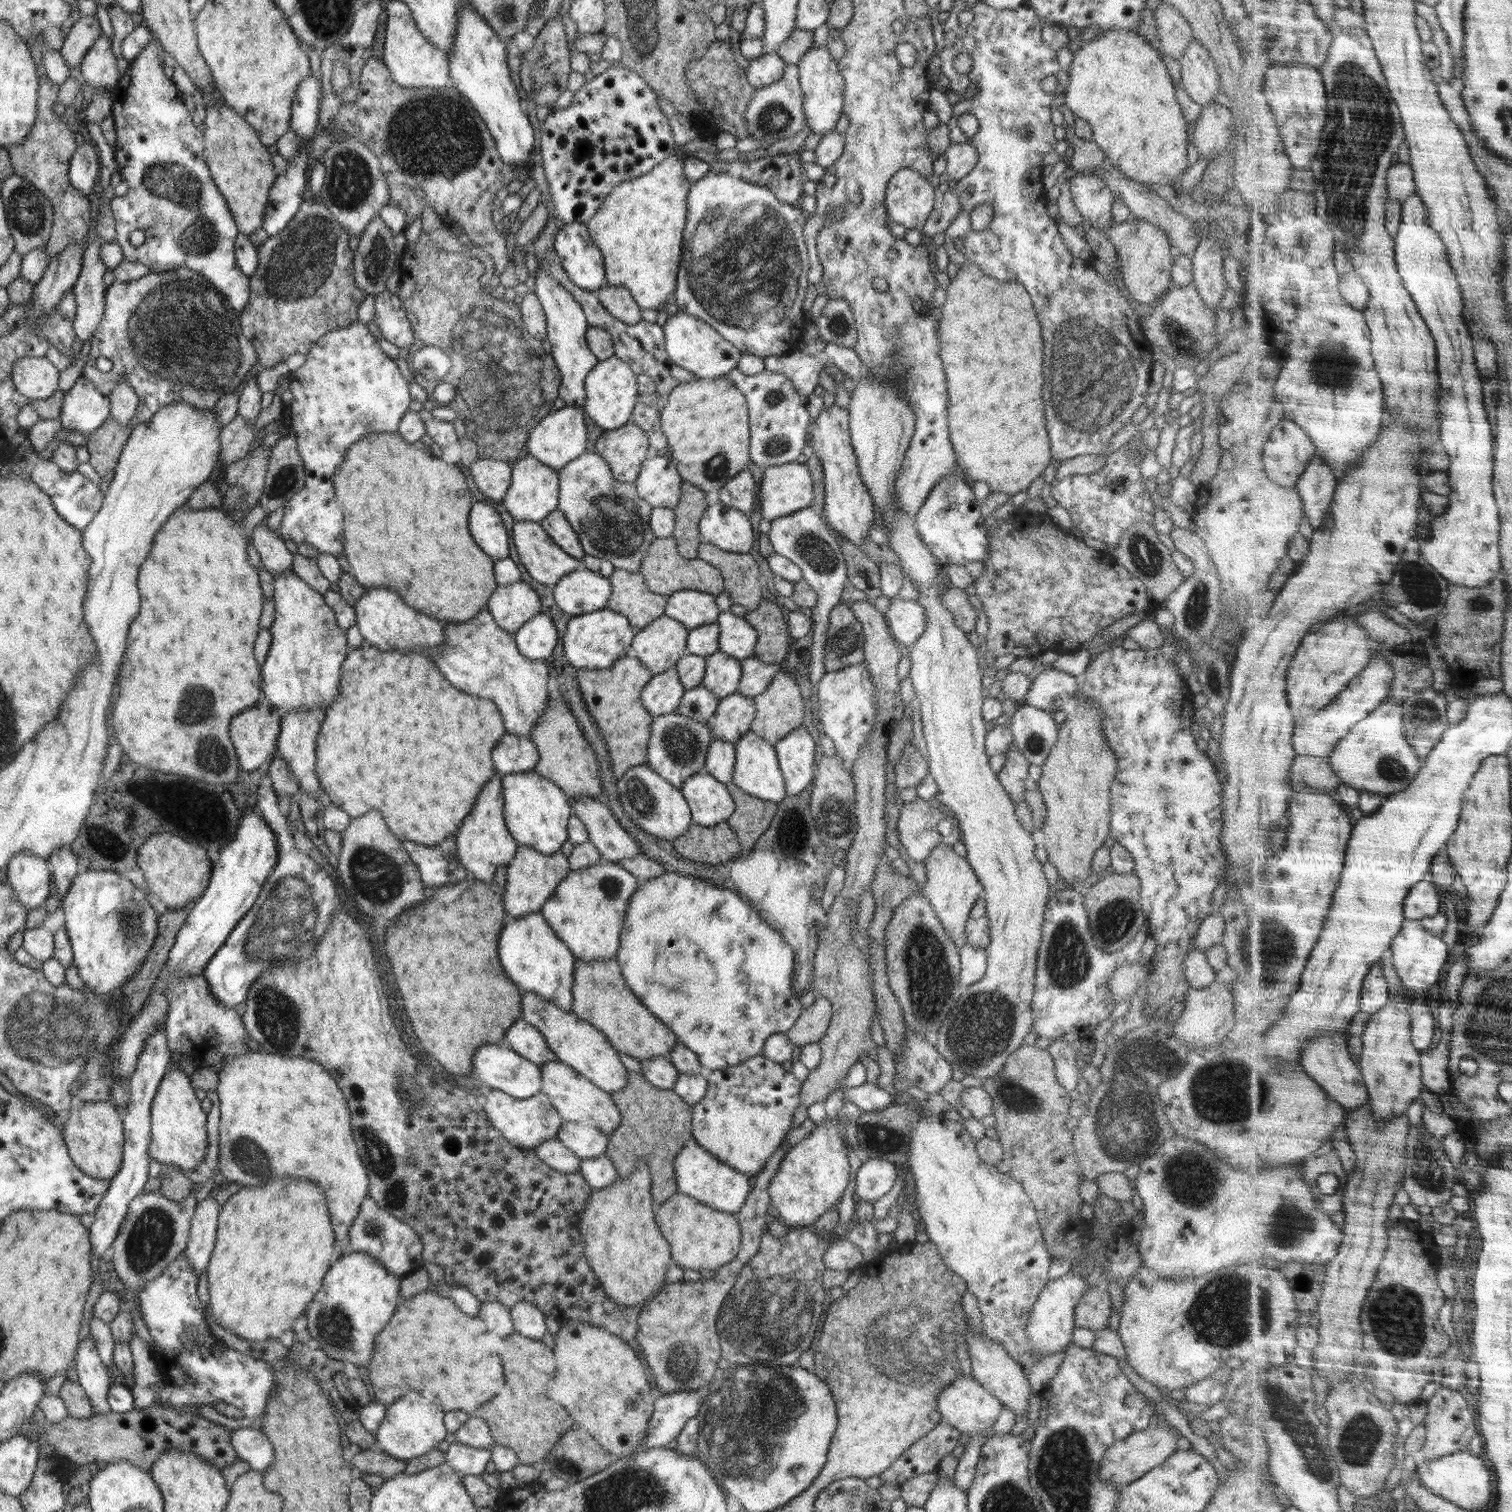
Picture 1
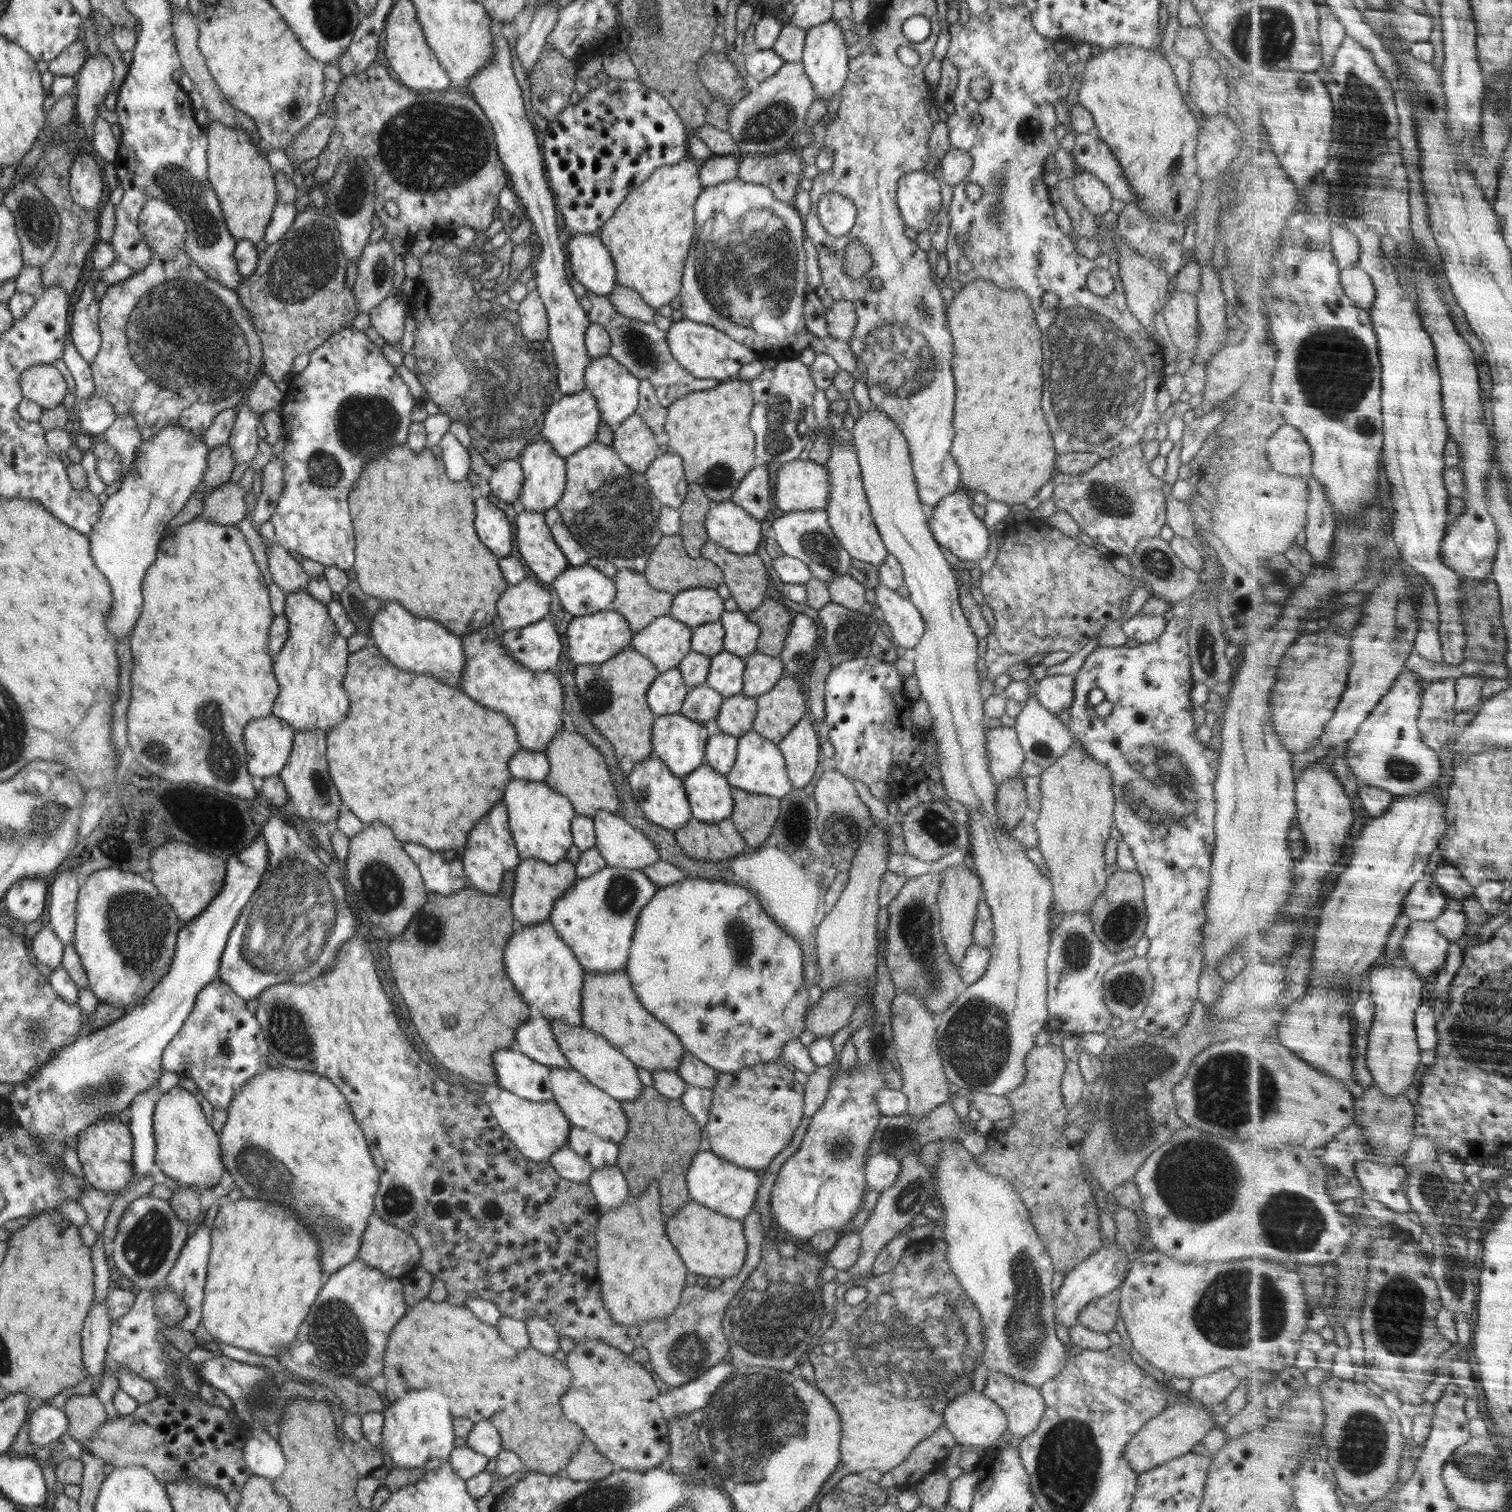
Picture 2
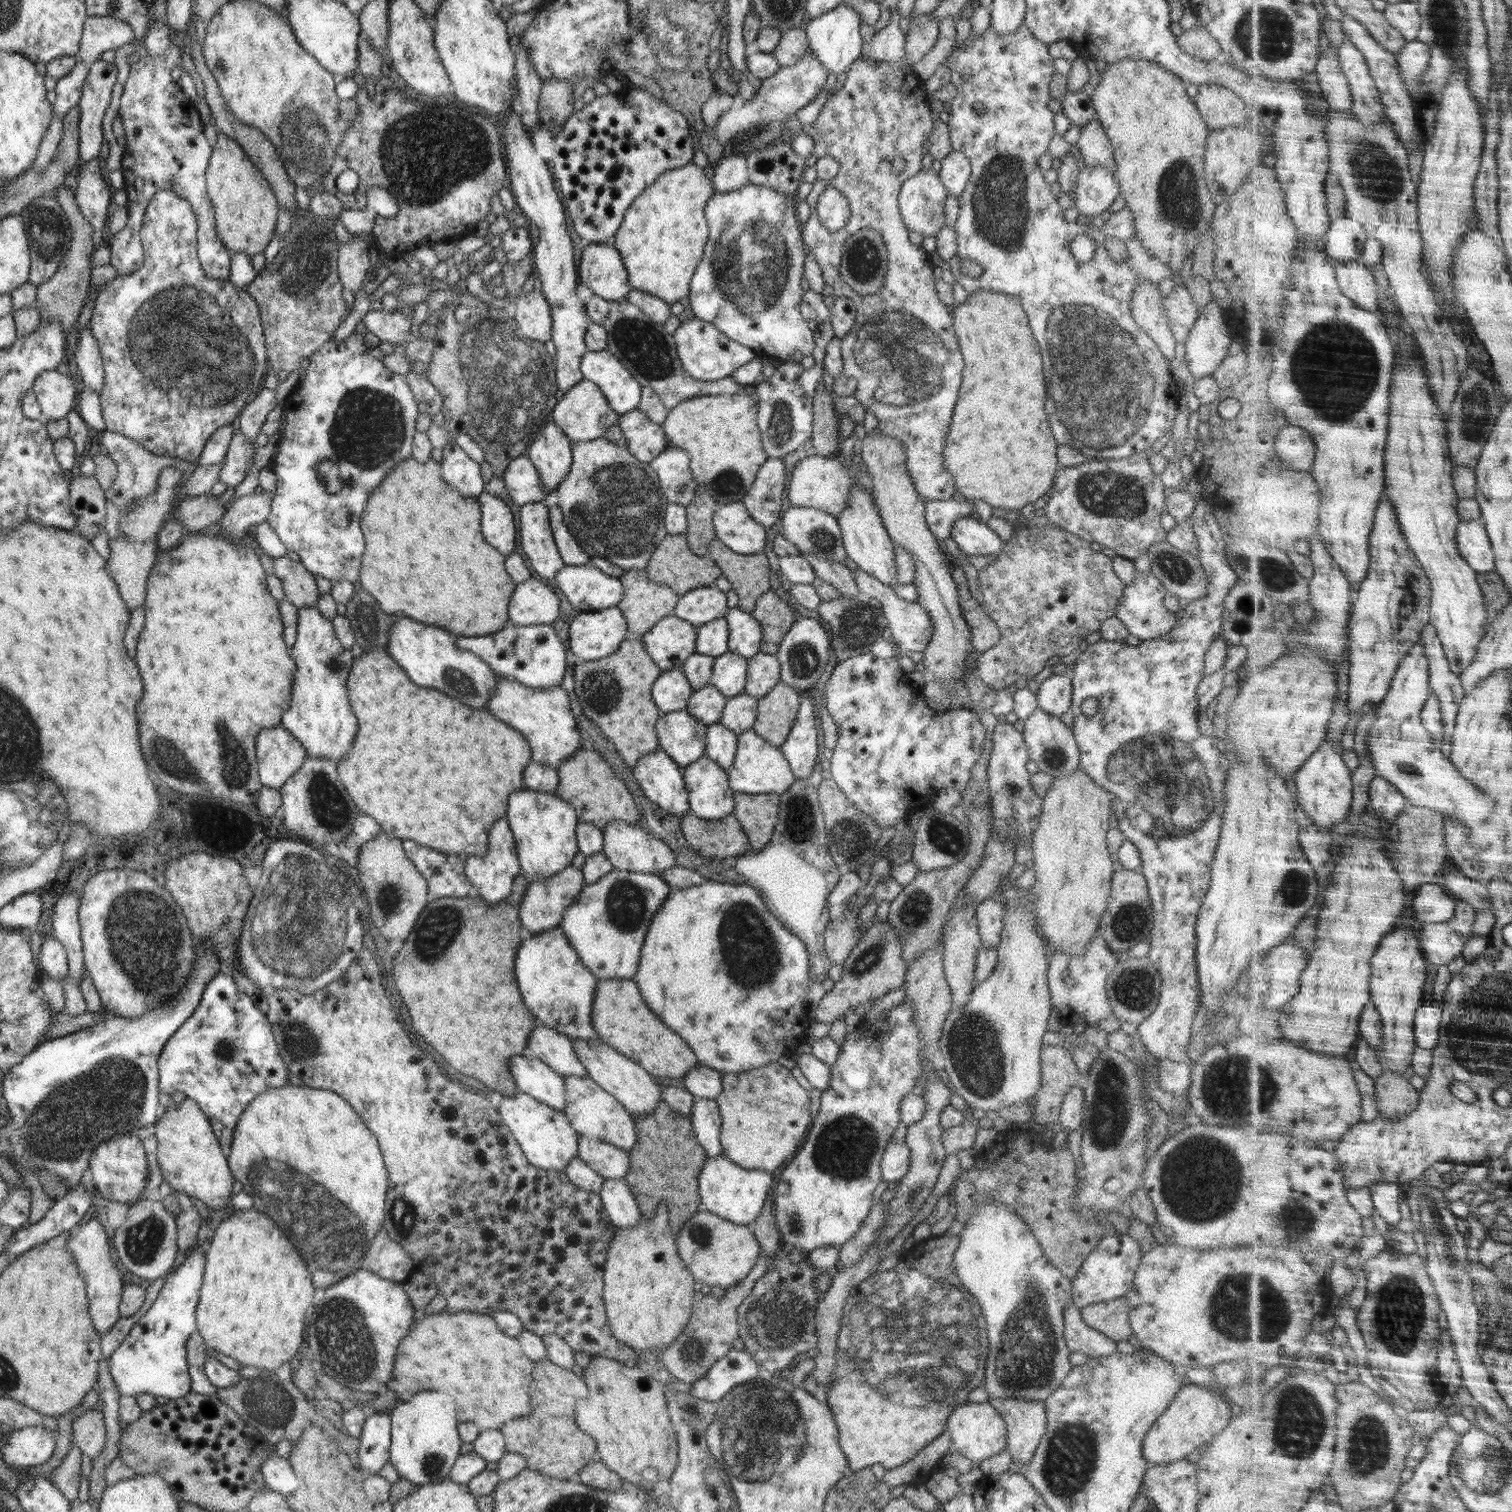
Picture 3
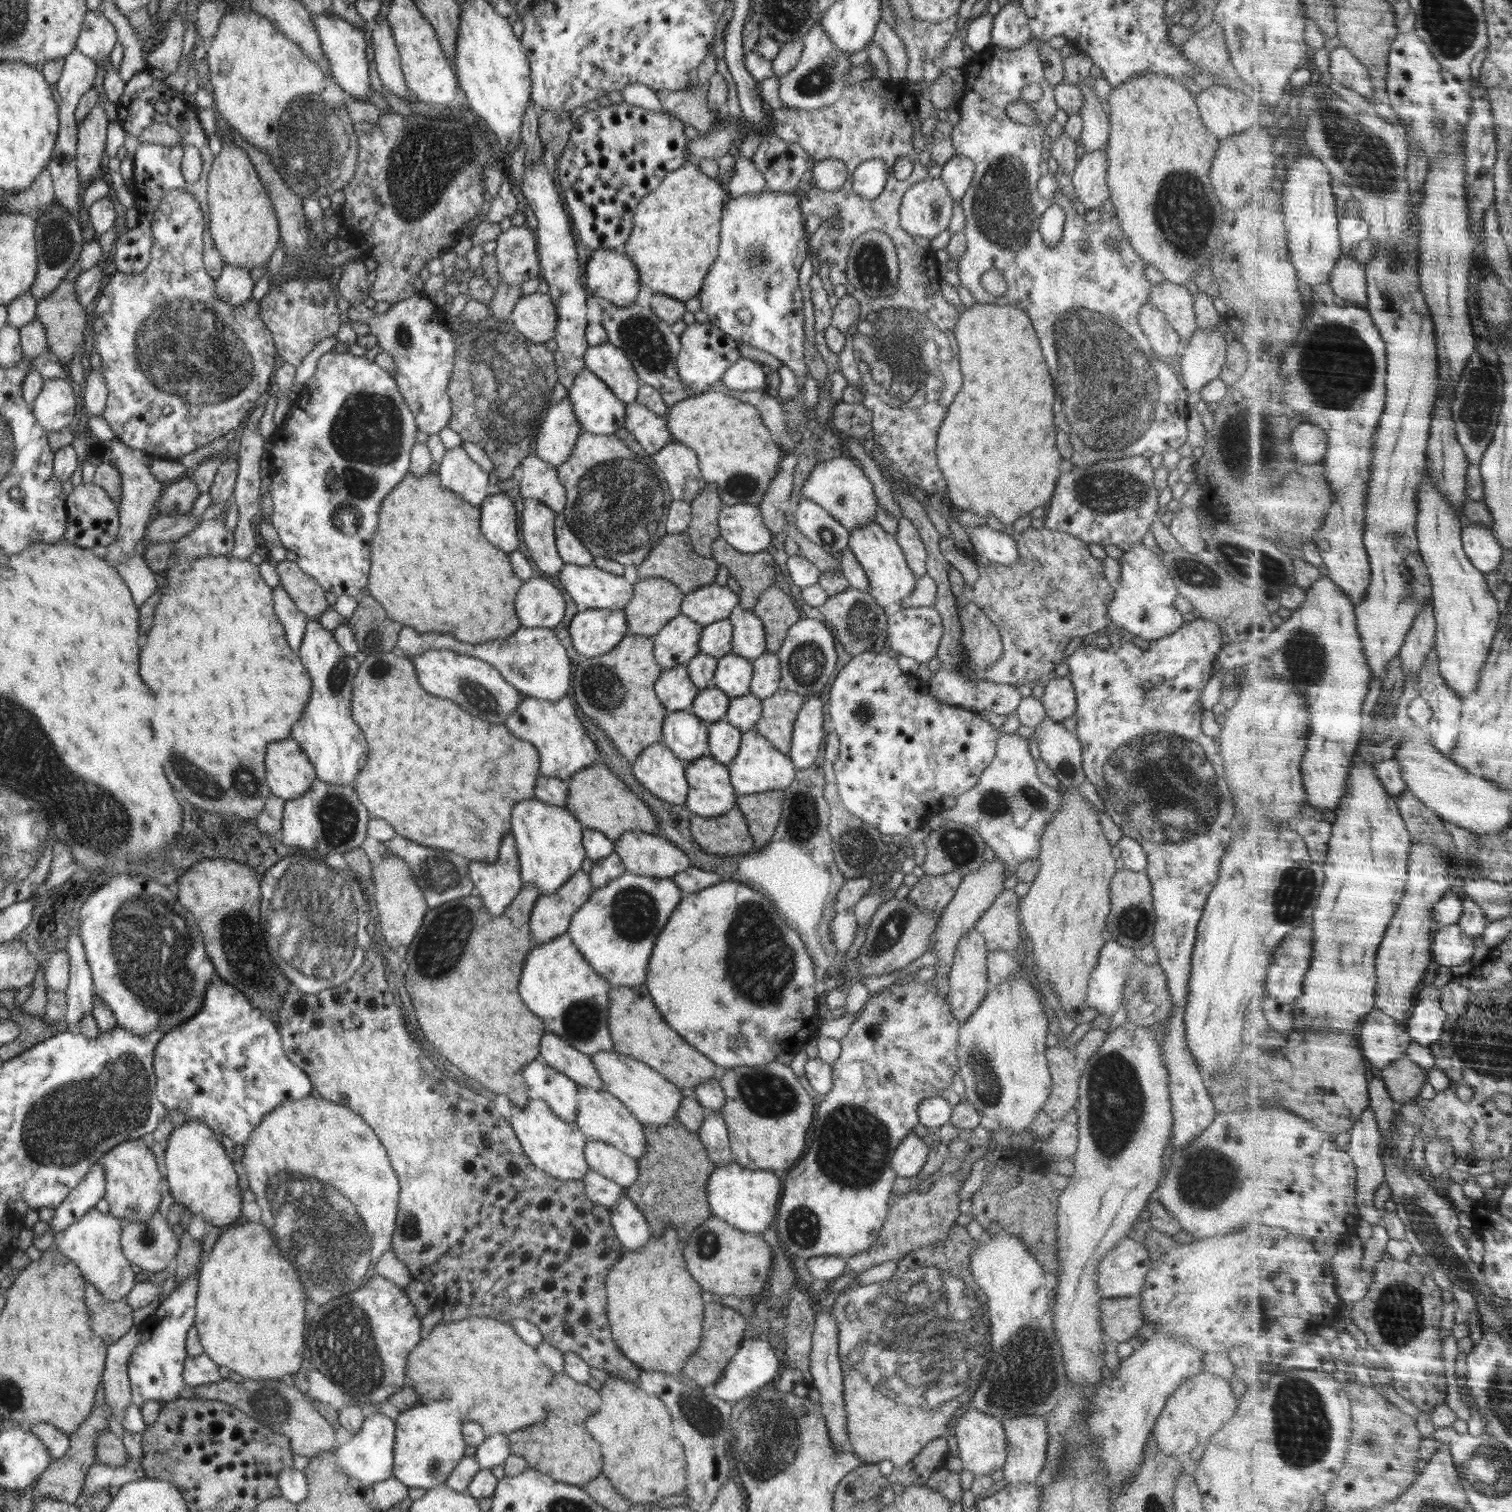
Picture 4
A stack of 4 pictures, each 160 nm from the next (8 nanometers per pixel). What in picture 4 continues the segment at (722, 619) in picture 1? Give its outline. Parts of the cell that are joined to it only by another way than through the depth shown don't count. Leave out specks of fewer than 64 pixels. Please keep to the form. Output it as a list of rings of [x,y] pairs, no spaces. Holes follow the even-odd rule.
[[[738,604],[732,609],[728,619],[733,626],[732,653],[752,661],[767,651],[763,622],[753,611]]]

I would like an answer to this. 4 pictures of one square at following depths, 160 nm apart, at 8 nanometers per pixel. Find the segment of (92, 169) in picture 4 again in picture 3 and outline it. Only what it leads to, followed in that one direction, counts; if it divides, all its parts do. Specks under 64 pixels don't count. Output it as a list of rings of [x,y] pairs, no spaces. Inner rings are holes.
[[[100,59],[90,63],[90,74],[82,87],[77,106],[80,109],[79,120],[79,160],[86,164],[99,157],[104,137],[102,121],[111,103],[111,94],[117,81],[118,68],[110,62]]]

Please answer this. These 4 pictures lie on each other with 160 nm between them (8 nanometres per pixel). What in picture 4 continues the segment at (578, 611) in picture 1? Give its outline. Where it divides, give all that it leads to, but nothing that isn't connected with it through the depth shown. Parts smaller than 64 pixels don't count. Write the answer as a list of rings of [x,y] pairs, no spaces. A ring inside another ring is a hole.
[[[568,564],[562,567],[558,580],[570,598],[581,609],[623,609],[633,595],[633,584],[623,575],[598,568]]]

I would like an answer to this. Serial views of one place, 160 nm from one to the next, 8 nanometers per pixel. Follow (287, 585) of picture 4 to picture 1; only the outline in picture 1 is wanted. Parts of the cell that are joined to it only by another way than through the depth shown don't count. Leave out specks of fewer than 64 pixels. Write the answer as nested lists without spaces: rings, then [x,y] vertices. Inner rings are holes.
[[[257,524],[252,532],[252,544],[260,555],[263,567],[272,575],[291,571],[293,554],[280,536],[272,534],[267,526]]]

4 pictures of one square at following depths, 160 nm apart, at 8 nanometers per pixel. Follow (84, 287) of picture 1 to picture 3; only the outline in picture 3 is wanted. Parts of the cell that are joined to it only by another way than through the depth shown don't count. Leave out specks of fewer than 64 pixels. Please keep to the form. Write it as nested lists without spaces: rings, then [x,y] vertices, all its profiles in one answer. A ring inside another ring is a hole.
[[[89,325],[79,332],[74,362],[80,370],[83,382],[100,394],[104,384],[104,369],[99,346]]]

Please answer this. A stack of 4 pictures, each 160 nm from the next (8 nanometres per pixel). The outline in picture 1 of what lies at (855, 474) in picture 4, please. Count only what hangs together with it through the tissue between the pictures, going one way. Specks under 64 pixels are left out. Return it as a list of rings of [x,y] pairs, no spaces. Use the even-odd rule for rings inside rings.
[[[792,462],[764,468],[764,476],[762,476],[762,481],[759,483],[757,500],[759,500],[762,520],[765,525],[791,512],[810,507],[813,498],[812,475],[810,475],[806,464]]]

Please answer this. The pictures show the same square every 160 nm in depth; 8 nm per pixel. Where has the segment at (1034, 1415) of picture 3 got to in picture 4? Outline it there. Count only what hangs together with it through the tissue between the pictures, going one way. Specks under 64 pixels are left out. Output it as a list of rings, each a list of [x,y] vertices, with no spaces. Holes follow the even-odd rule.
[[[1012,1416],[1012,1418],[1002,1418],[1005,1436],[1008,1441],[1006,1449],[1006,1460],[1003,1466],[1004,1481],[1013,1485],[1027,1485],[1034,1483],[1038,1478],[1047,1459],[1047,1444],[1049,1437],[1047,1434],[1047,1424],[1044,1418],[1038,1416]]]

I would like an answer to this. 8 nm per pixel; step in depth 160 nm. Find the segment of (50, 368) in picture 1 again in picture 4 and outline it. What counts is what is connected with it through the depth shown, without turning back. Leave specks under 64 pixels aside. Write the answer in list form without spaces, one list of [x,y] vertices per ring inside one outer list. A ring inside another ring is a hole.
[[[44,377],[40,395],[31,410],[47,433],[68,428],[76,414],[76,396],[72,386],[65,379]]]

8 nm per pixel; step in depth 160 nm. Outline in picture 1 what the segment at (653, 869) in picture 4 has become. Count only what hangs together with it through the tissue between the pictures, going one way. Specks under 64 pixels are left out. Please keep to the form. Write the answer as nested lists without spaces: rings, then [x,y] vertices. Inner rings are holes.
[[[583,796],[570,799],[570,803],[603,861],[615,863],[641,853],[638,843],[620,826],[604,800]]]

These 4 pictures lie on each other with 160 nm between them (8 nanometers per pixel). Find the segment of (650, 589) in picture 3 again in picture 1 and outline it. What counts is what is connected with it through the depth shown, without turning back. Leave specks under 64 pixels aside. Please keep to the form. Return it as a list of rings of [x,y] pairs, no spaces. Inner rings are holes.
[[[614,569],[608,579],[612,592],[606,607],[623,614],[635,630],[641,631],[665,614],[669,595],[652,592],[639,572]]]

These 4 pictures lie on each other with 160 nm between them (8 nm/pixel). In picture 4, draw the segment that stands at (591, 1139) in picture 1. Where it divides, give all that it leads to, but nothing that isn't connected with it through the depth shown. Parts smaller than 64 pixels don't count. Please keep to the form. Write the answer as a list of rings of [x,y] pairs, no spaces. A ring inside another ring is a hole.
[[[586,1141],[584,1155],[589,1168],[622,1187],[630,1186],[639,1175],[637,1160],[620,1152],[611,1144]]]

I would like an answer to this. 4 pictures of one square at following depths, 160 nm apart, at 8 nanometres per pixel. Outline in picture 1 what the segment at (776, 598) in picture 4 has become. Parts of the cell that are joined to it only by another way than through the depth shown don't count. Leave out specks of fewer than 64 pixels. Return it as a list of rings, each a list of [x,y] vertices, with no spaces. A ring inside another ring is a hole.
[[[763,598],[756,610],[743,616],[757,632],[754,655],[762,662],[782,663],[789,654],[792,640],[787,630],[786,612],[783,607]]]

